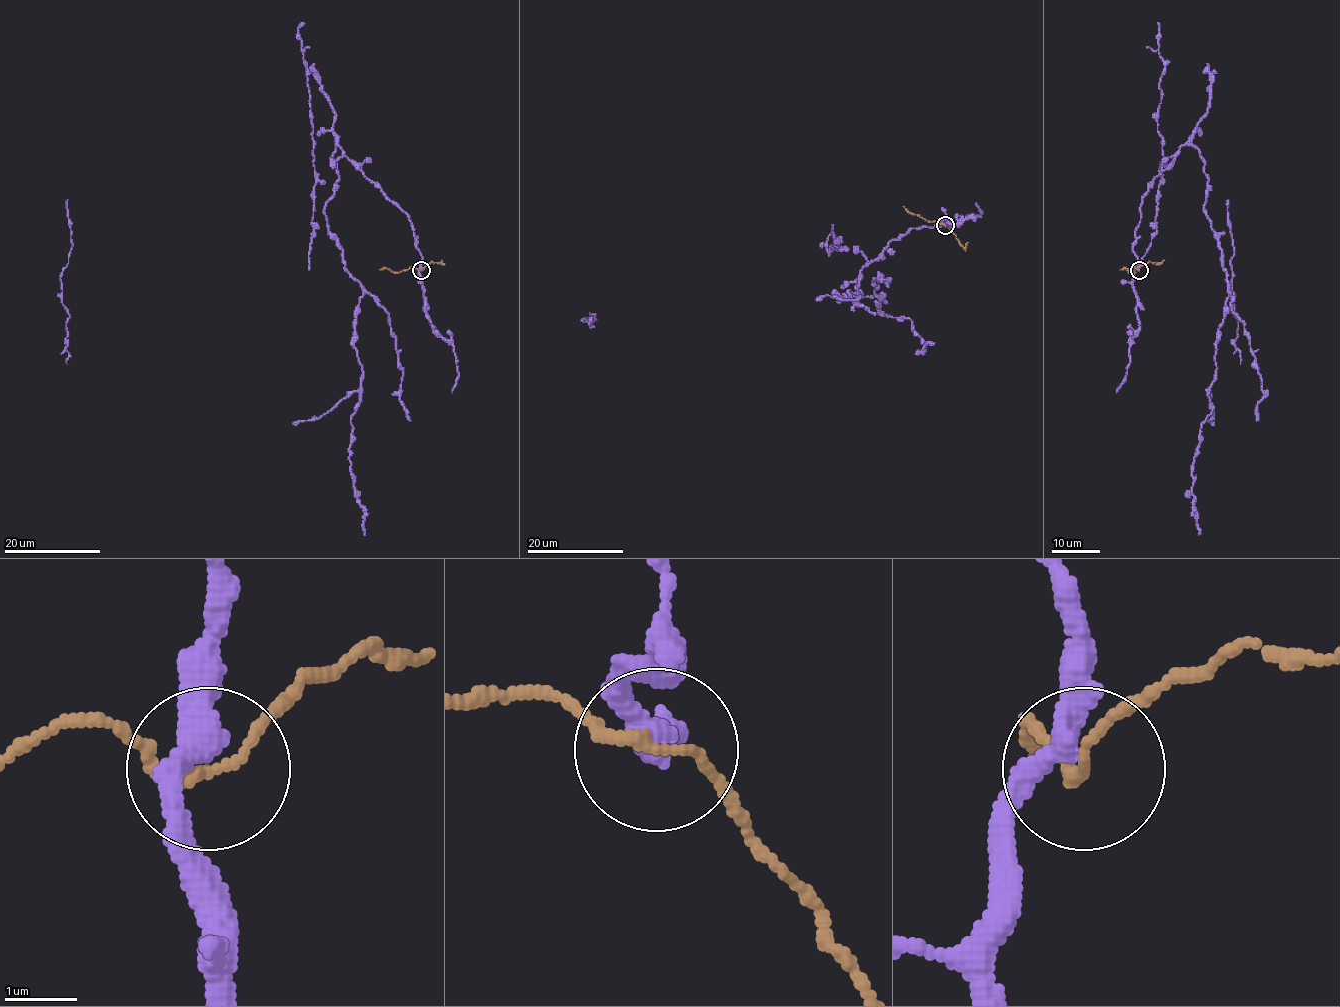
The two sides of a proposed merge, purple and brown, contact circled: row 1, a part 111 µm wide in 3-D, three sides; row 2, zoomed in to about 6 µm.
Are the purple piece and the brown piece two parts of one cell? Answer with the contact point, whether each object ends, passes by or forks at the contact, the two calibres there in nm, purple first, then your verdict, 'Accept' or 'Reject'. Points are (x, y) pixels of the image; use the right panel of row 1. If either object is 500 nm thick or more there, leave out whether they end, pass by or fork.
Place: (1139, 270). At the ring purple passes by. At the ring brown passes by. Thickness 340 nm (purple) against 130 nm. Reject

